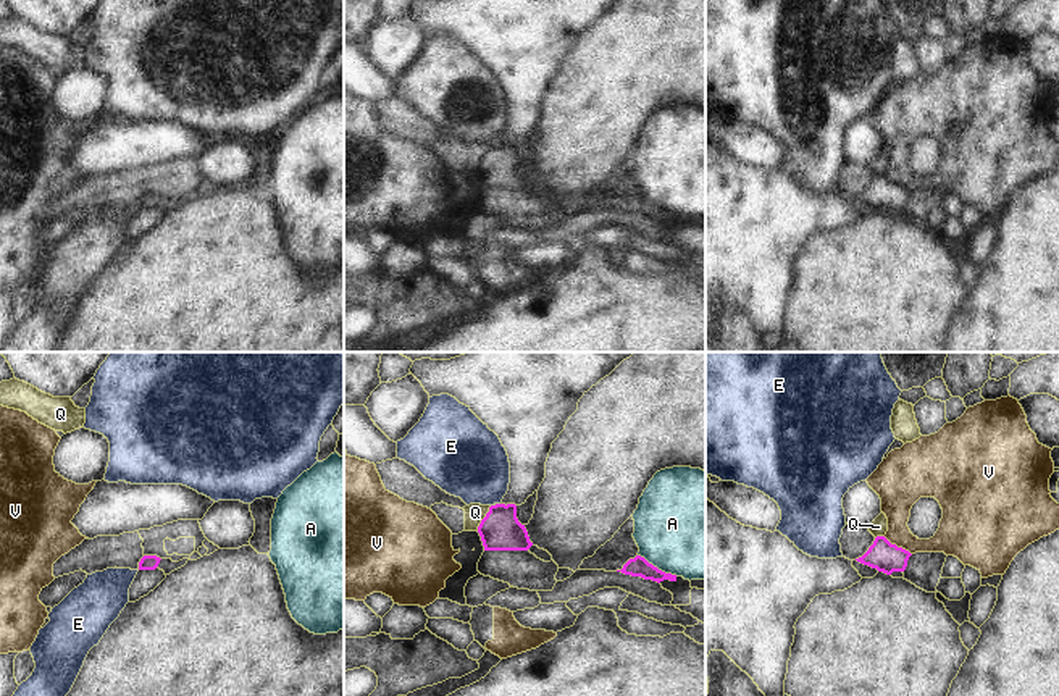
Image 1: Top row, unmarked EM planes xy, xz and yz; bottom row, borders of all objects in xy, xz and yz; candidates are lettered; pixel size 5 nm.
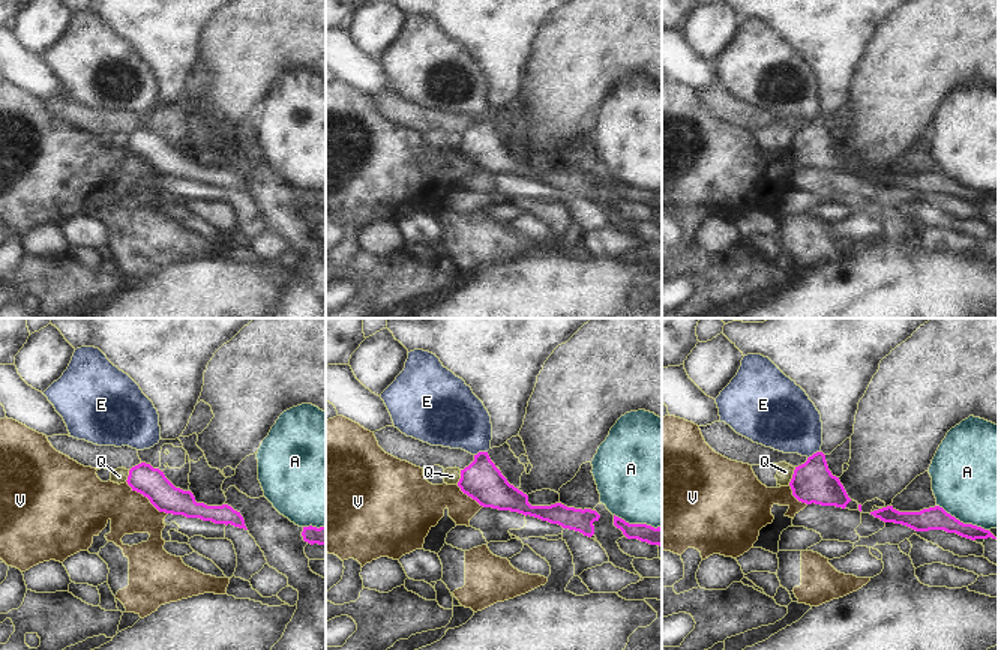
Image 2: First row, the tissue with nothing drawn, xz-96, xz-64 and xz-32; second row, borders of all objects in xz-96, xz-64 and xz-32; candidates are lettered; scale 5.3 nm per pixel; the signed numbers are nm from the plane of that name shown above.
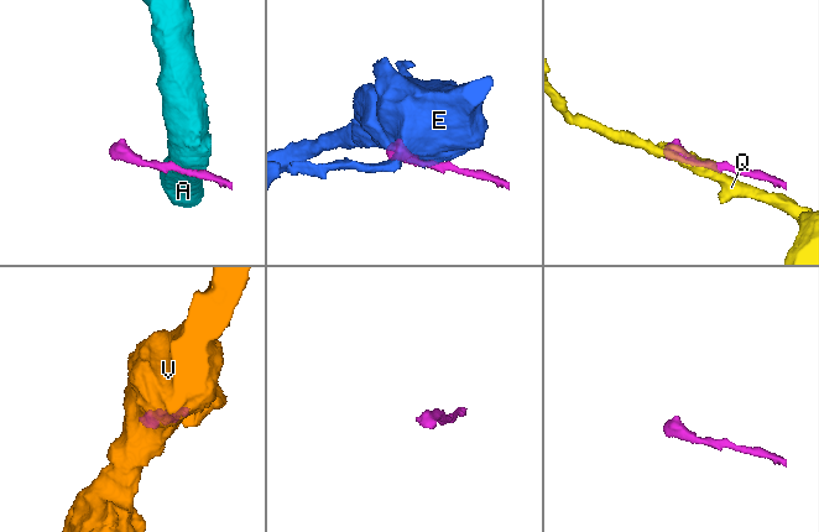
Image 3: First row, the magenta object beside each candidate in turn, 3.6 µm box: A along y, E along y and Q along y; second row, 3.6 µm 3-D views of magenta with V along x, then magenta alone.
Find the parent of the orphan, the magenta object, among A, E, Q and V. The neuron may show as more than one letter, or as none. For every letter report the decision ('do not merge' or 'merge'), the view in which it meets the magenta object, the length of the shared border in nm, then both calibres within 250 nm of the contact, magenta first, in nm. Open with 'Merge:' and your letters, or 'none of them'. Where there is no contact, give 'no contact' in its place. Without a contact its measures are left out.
Merge: E
A: do not merge | xz | 220 nm | 100/500 nm
E: merge | xz | 30 nm | 200/360 nm
Q: do not merge | xz | 150 nm | 200/100 nm
V: do not merge | yz | 170 nm | 150/170 nm

